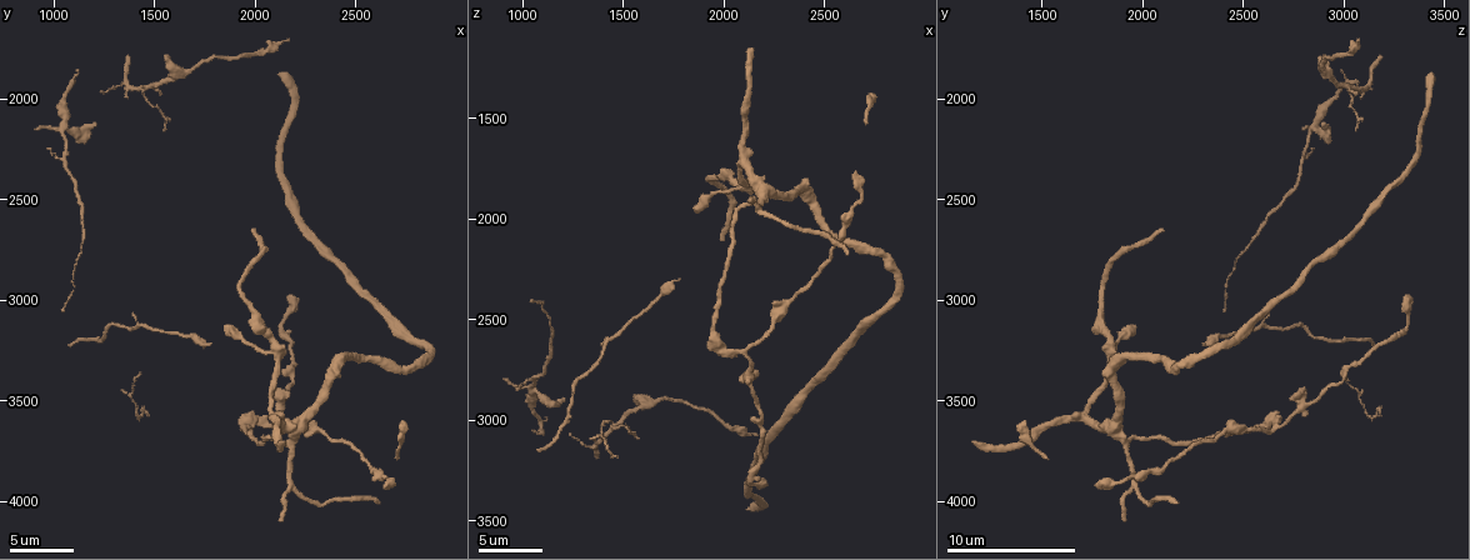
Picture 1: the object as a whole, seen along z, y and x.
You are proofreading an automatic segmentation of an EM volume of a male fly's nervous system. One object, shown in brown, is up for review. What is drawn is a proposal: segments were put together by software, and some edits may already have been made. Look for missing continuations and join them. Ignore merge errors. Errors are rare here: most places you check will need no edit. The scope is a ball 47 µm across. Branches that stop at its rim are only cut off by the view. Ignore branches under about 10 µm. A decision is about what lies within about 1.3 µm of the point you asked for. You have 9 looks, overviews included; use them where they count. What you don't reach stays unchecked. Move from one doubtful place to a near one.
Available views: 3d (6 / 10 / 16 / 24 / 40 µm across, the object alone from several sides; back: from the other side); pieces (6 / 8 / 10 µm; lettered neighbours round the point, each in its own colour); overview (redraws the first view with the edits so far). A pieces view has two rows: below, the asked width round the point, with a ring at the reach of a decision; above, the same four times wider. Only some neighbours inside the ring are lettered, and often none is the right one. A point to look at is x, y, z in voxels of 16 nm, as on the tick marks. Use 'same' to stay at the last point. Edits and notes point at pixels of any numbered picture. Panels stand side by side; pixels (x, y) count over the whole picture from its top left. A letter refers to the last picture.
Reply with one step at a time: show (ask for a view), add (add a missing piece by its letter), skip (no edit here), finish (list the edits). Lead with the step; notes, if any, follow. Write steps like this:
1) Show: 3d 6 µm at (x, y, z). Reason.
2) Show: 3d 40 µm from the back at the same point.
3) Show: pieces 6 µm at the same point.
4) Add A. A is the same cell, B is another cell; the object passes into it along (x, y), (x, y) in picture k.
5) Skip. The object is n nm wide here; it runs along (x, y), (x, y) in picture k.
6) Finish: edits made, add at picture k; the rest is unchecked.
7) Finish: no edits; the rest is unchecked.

Show: pieces 8 µm at (1050, 3050, 2410). An open end.

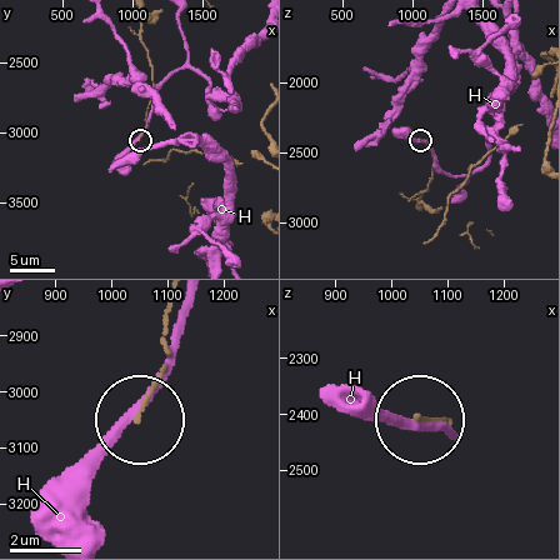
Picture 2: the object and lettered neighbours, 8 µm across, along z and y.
Skip. The object is 120 nm wide here; H is another cell; it runs along (171, 300), (163, 371), (139, 413) in picture 2; no lettered piece goes on from it.

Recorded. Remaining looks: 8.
Show: pieces 10 µm at (1190, 2130, 2890). Branch stops here.

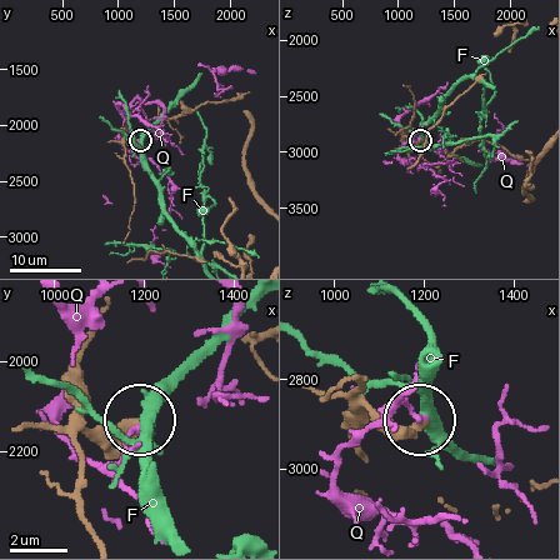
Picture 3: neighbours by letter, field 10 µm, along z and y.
Skip. The object is 290 nm wide here; F and Q are other cells; no lettered piece goes on from it.

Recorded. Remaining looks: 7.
Show: pieces 10 µm at (1510, 1980, 3060). Branch stops here.

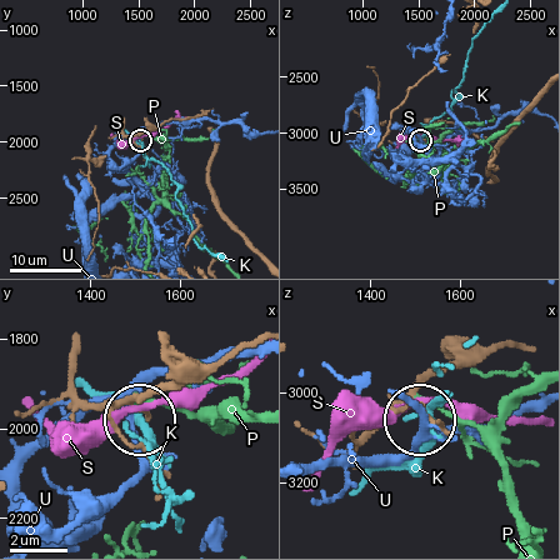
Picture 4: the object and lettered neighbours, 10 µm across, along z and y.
Skip. K, P, S and U are other cells; no lettered piece goes on from it.

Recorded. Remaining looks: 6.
Show: pieces 8 µm at (2000, 2660, 2100). An open end.

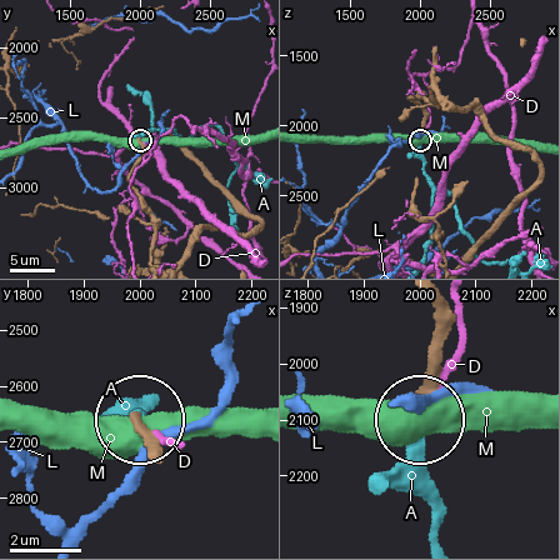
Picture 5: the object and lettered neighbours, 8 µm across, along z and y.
Add A. A is the same cell, D, L and M are other cells; it goes on there.

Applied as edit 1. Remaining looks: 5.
Finish: edits made, add at picture 5; the rest is unchecked.

